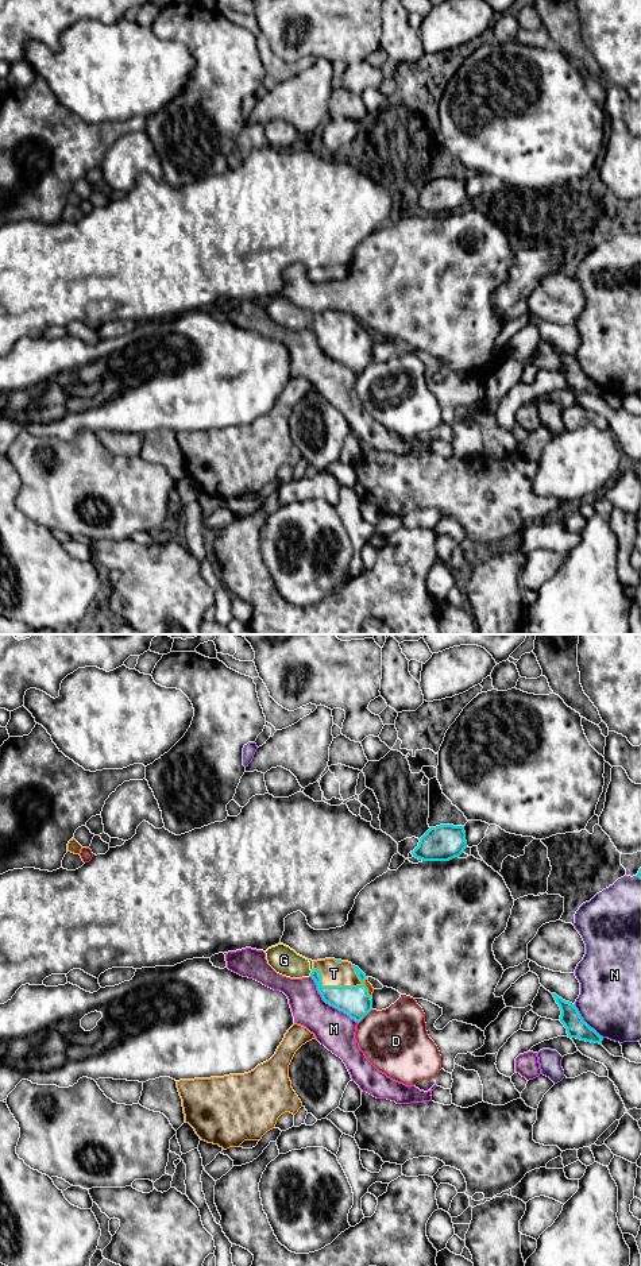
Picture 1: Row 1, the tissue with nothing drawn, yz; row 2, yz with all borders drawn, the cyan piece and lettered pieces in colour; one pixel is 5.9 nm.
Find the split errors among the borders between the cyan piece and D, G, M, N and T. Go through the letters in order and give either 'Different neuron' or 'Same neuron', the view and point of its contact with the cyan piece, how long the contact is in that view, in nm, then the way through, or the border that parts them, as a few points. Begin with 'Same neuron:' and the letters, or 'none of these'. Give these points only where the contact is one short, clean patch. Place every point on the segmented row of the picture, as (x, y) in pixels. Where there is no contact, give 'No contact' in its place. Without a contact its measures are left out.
Same neuron: T
D: Different neuron. Touches cyan at yz (365, 1015). Shared border 130 nm
G: Different neuron. Touches cyan at yz (311, 973). Shared border 40 nm
M: Different neuron. Touches cyan at yz (329, 1004). Shared border 400 nm
N: Different neuron. Touches cyan at yz (584, 1022). Shared border 260 nm
T: Same neuron. Touches cyan at yz (339, 987). Shared border 400 nm

